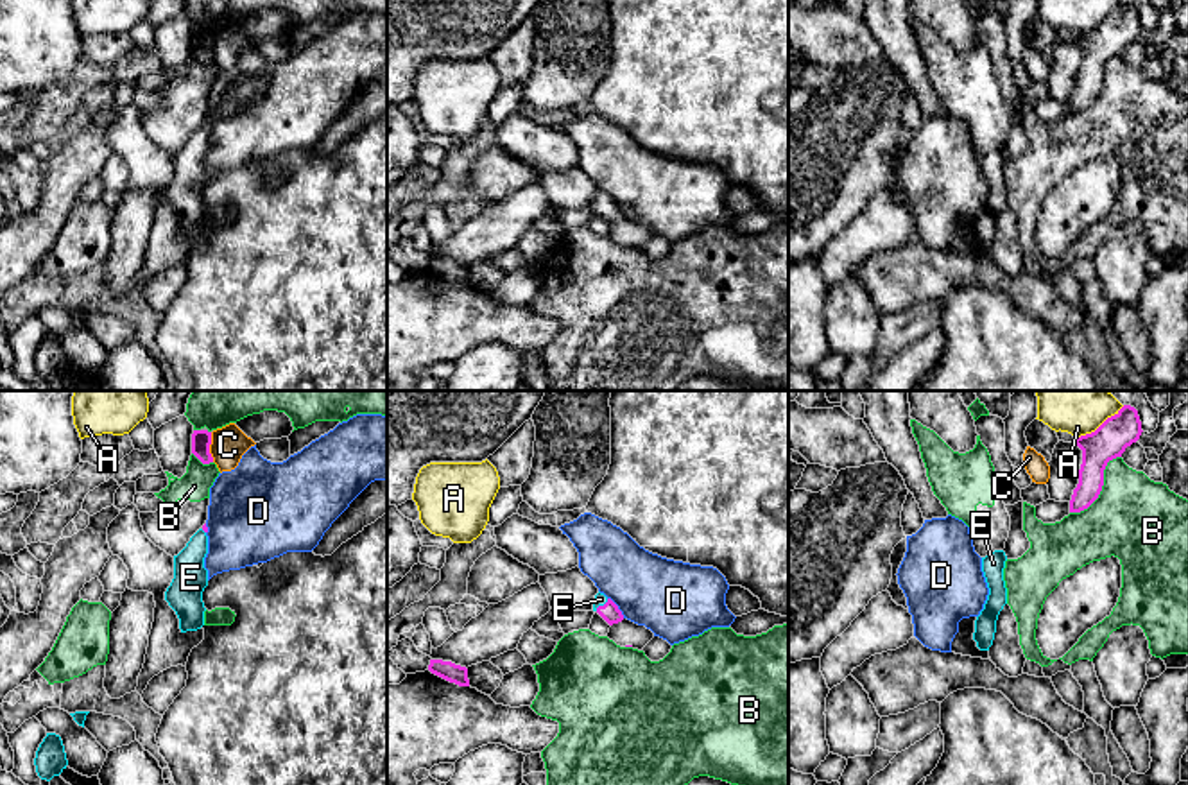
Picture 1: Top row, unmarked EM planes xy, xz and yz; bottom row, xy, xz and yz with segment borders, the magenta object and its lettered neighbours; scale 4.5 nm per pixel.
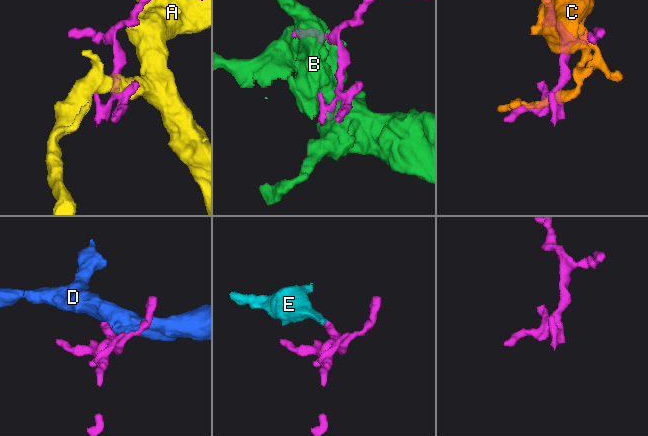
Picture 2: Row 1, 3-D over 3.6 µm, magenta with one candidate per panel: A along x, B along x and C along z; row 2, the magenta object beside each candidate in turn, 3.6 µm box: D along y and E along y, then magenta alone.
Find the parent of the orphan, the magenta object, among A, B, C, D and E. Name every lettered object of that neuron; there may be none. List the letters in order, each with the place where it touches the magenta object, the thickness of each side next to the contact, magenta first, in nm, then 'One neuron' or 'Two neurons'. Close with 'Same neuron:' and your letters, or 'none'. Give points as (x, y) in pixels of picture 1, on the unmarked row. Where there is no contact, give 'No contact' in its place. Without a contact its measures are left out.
A: Touches magenta at yz (1101, 24). Thickness 160 nm (magenta) against 160 nm. Two neurons
B: Touches magenta at yz (1101, 86). Thickness 160 nm (magenta) against 380 nm. Two neurons
C: Touches magenta at xy (208, 45). Thickness 90 nm (magenta) against 160 nm. Two neurons
D: Touches magenta at xz (617, 207). Thickness 90 nm (magenta) against 340 nm. Two neurons
E: Touches magenta at xz (601, 205). Thickness 90 nm (magenta) against 60 nm. One neuron
Same neuron: E

